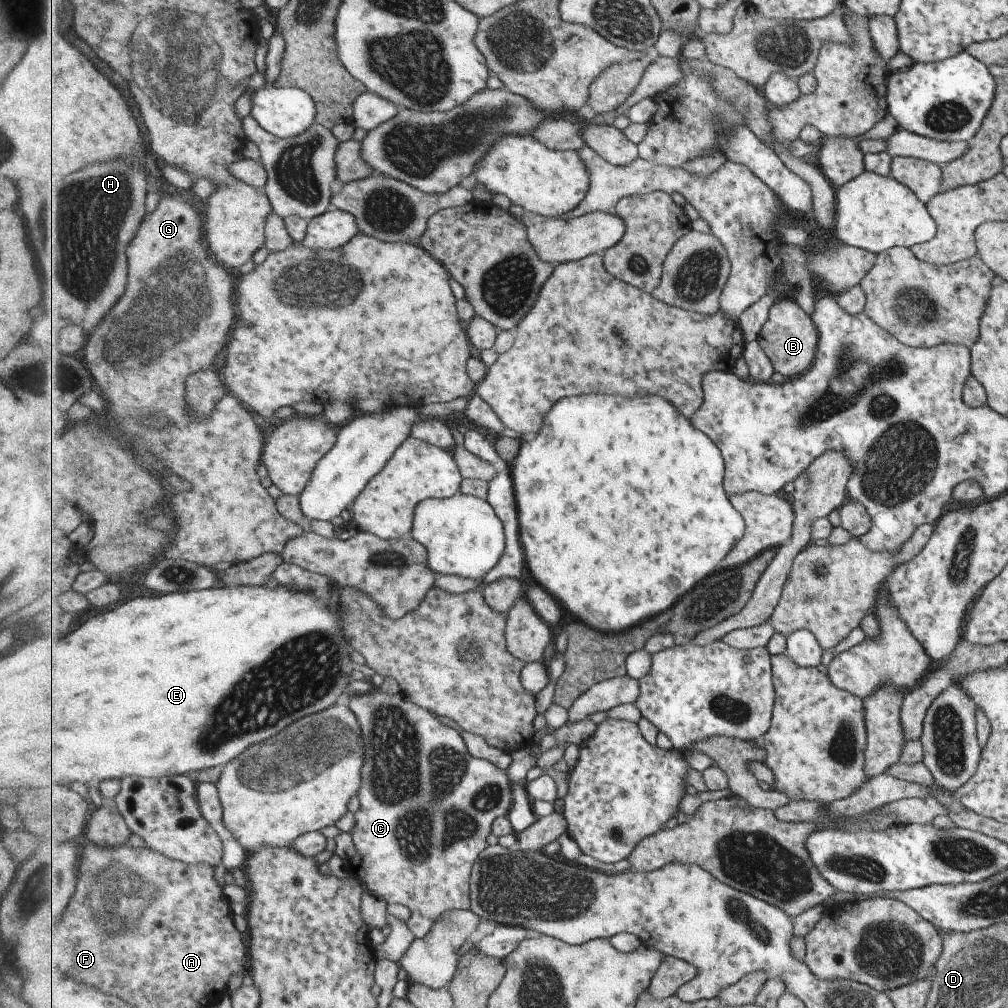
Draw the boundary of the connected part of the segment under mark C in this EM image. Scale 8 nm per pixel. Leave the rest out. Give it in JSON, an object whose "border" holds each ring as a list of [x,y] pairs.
{"border":[[[378,689],[371,692],[370,695],[353,695],[349,701],[349,706],[357,719],[361,722],[362,734],[365,736],[365,770],[362,771],[364,786],[361,788],[358,799],[360,807],[353,814],[355,816],[355,827],[352,831],[353,841],[358,848],[357,867],[360,874],[360,880],[376,898],[383,899],[387,903],[397,903],[407,906],[412,912],[412,918],[408,921],[408,928],[415,934],[418,939],[423,939],[435,922],[445,913],[453,910],[470,911],[472,909],[472,899],[470,886],[472,885],[472,871],[486,849],[487,836],[492,833],[492,827],[495,825],[497,818],[509,815],[511,804],[514,802],[514,788],[511,788],[511,780],[507,772],[490,762],[489,760],[477,759],[469,753],[465,740],[461,732],[455,728],[445,726],[433,712],[413,704],[413,702],[402,693],[399,695],[384,694]]]}

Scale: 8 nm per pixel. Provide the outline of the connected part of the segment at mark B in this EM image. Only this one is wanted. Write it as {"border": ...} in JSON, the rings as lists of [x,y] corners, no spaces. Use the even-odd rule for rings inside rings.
{"border":[[[780,299],[774,304],[758,342],[773,362],[774,371],[789,379],[800,377],[815,361],[817,334],[811,324],[811,315],[794,299]]]}

